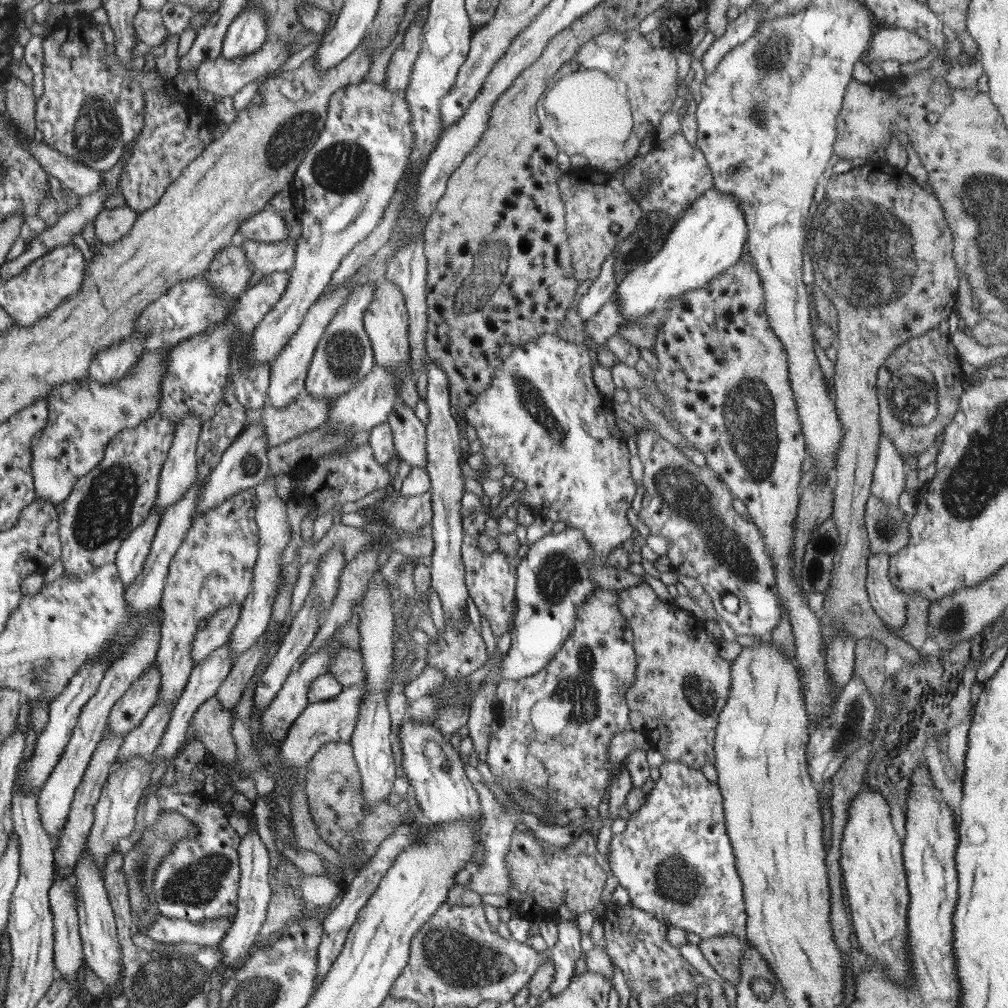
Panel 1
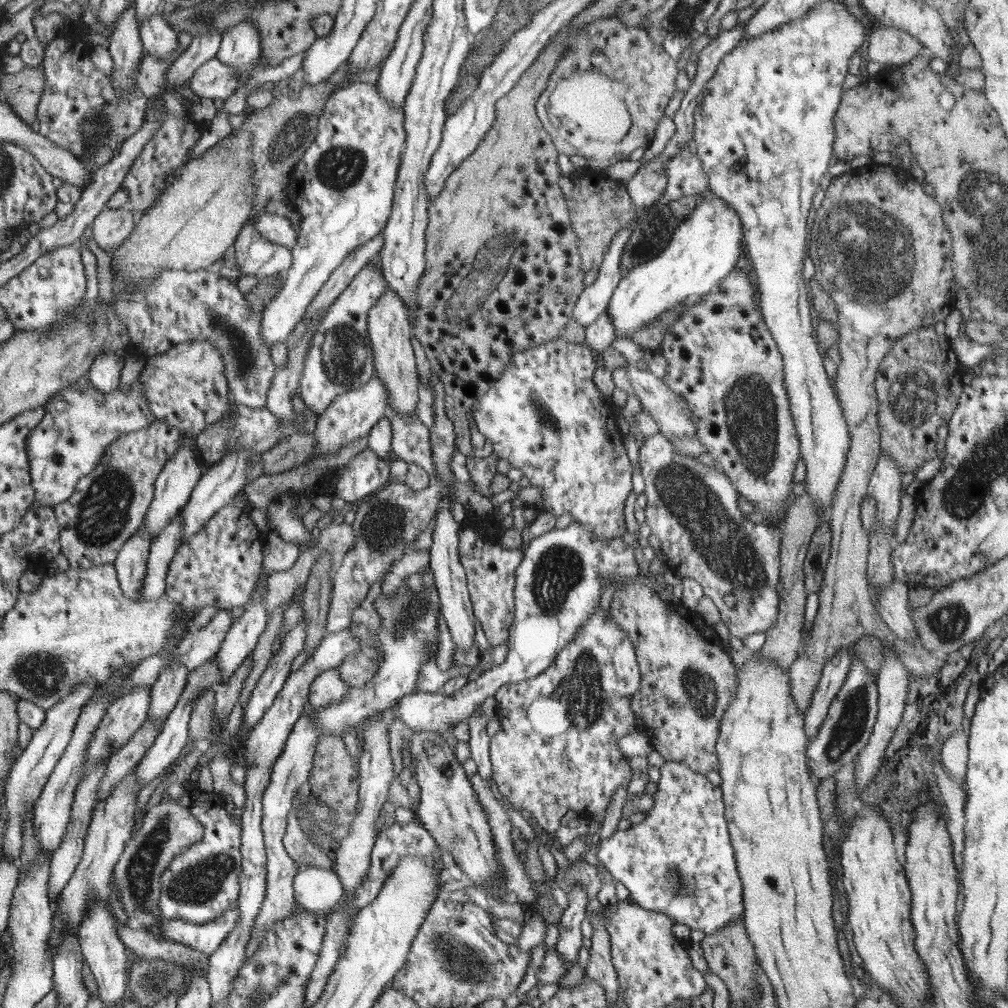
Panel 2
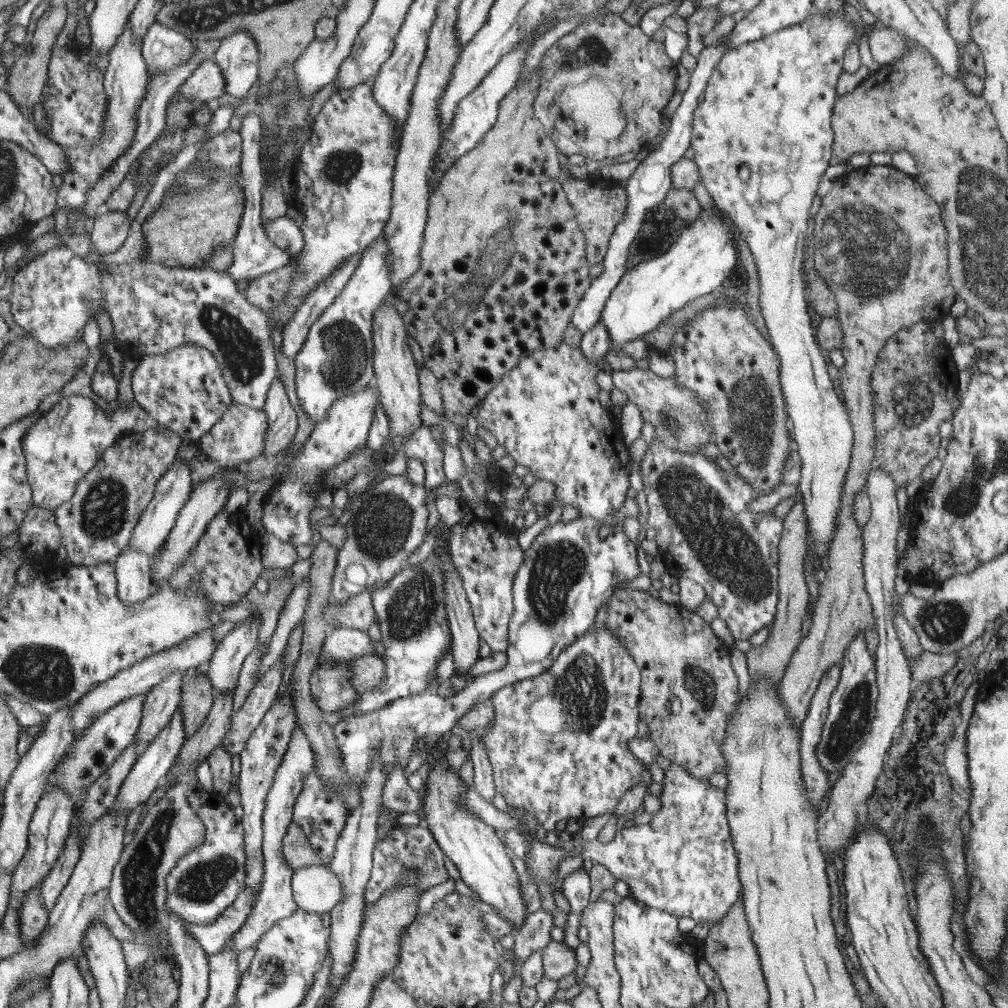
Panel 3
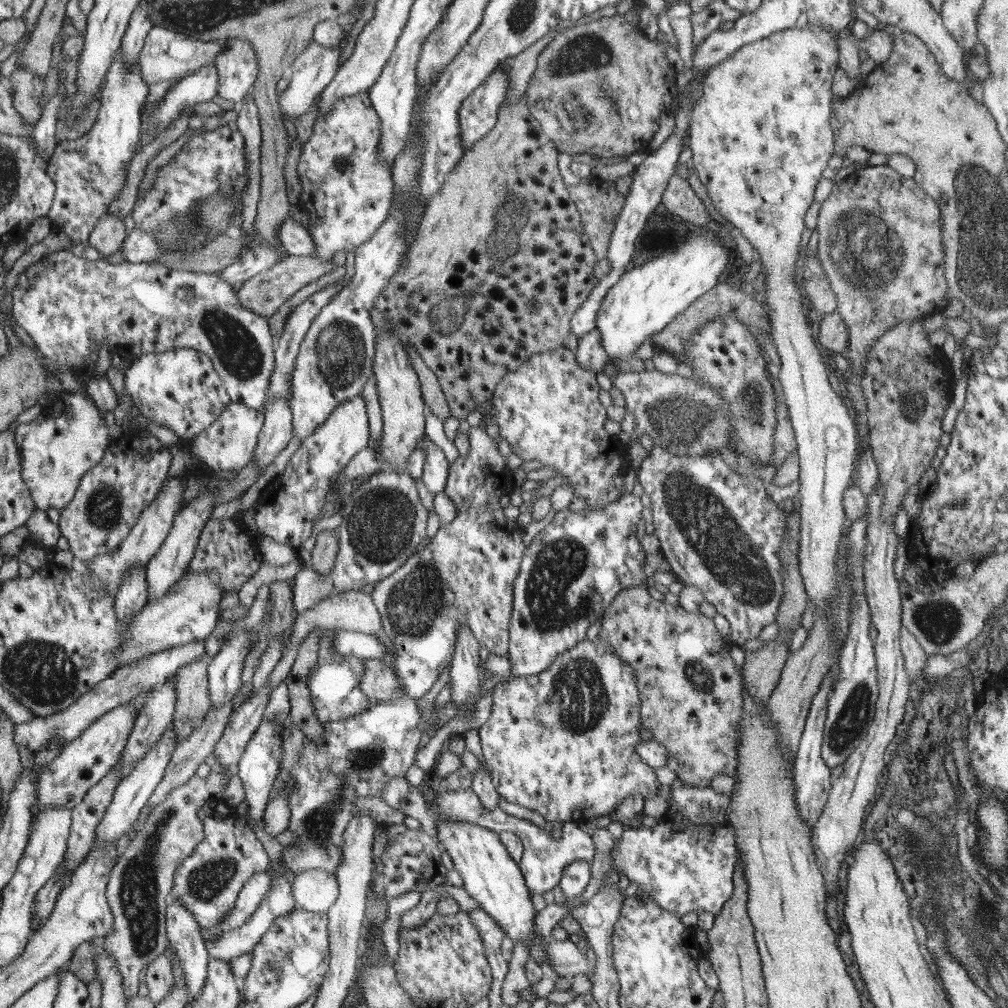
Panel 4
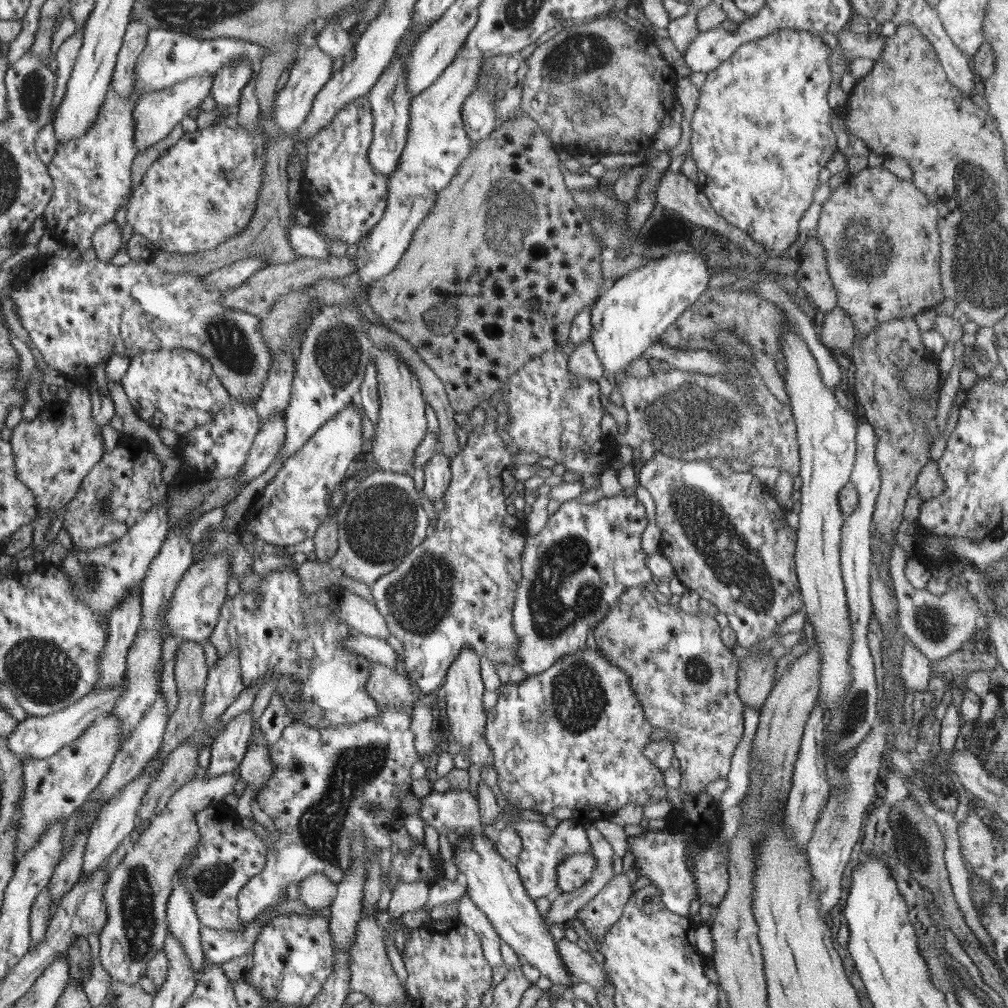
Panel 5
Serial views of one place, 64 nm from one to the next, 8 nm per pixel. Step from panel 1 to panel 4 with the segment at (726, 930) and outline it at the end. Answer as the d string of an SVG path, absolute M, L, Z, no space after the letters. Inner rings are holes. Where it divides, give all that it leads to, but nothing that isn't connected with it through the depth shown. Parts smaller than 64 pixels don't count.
M677 774L671 785L672 797L666 800L668 810L654 827L625 829L619 840L613 842L611 854L611 870L624 874L630 882L636 882L642 894L649 896L666 910L684 916L688 912L699 914L701 910L717 915L724 904L731 900L734 893L735 862L738 858L735 831L727 818L730 808L729 794L718 793L710 785L704 788L691 786ZM455 786L444 794L437 793L436 798L430 802L432 812L436 814L439 820L459 820L460 822L469 822L470 824L479 824L488 830L492 830L499 835L504 831L512 831L520 838L523 843L523 855L521 856L519 867L522 870L523 877L526 879L526 885L533 894L543 895L548 890L553 890L561 879L562 869L572 861L587 860L592 863L596 848L592 843L591 836L586 833L578 823L574 821L565 822L562 826L562 836L560 840L548 838L546 830L534 825L531 821L518 819L508 815L499 806L488 810L482 806L478 795L471 789L461 789Z

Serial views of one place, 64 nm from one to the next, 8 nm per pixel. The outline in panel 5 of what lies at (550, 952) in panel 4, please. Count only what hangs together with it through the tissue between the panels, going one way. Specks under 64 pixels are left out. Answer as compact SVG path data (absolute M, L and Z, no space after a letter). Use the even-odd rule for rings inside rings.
M566 938L557 943L556 950L561 954L561 959L565 962L565 967L574 980L588 982L595 990L605 986L607 976L604 968L594 960L590 951L584 951Z

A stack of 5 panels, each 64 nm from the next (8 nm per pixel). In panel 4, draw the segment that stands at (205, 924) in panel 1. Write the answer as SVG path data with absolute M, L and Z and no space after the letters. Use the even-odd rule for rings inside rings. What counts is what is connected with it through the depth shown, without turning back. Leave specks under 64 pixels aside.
M266 871L252 876L243 886L243 890L239 893L238 900L235 902L235 908L225 916L225 920L219 922L218 926L201 927L204 942L210 939L215 941L220 933L238 928L248 921L255 914L261 902L264 901L265 896L271 890L271 886L273 886L273 880Z

